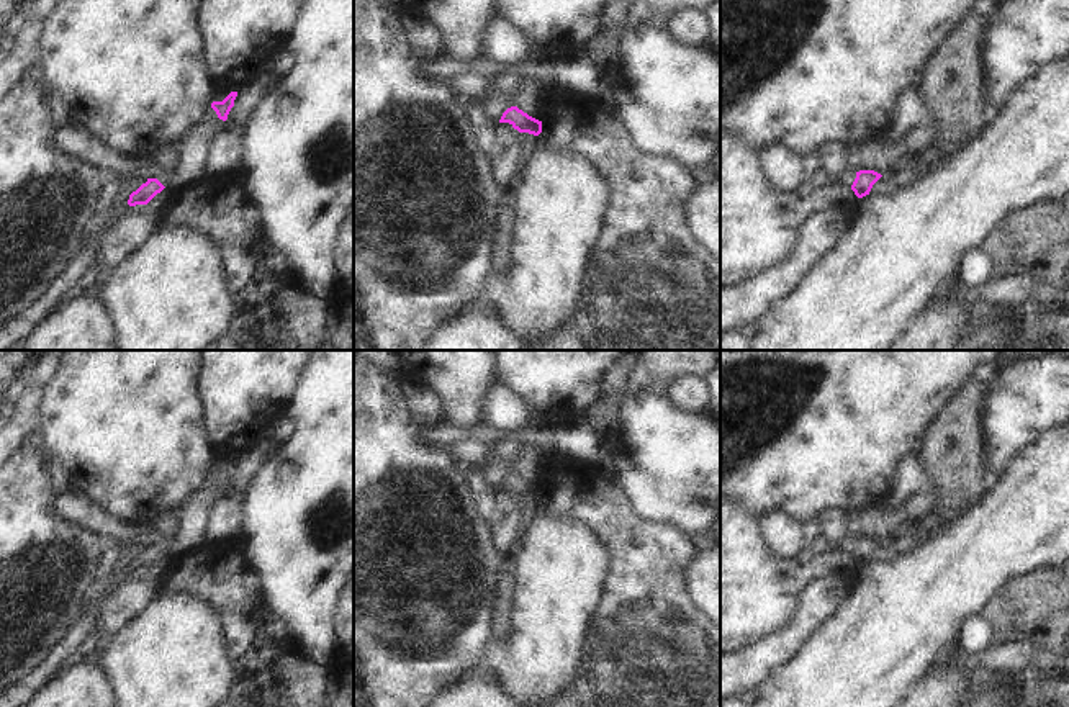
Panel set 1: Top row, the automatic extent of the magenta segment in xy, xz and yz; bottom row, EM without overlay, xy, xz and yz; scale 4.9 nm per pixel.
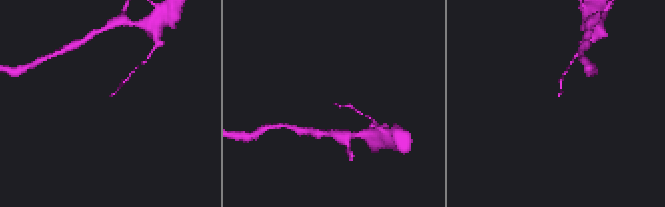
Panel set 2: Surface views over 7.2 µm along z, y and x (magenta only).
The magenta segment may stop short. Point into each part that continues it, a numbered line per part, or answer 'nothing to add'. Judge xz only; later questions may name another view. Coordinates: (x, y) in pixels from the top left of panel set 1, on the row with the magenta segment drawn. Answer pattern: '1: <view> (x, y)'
nothing to add

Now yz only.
nothing to add

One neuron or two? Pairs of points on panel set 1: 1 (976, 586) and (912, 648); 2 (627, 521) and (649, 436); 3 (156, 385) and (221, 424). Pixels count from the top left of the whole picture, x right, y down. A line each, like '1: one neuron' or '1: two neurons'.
1: one neuron
2: two neurons
3: two neurons

